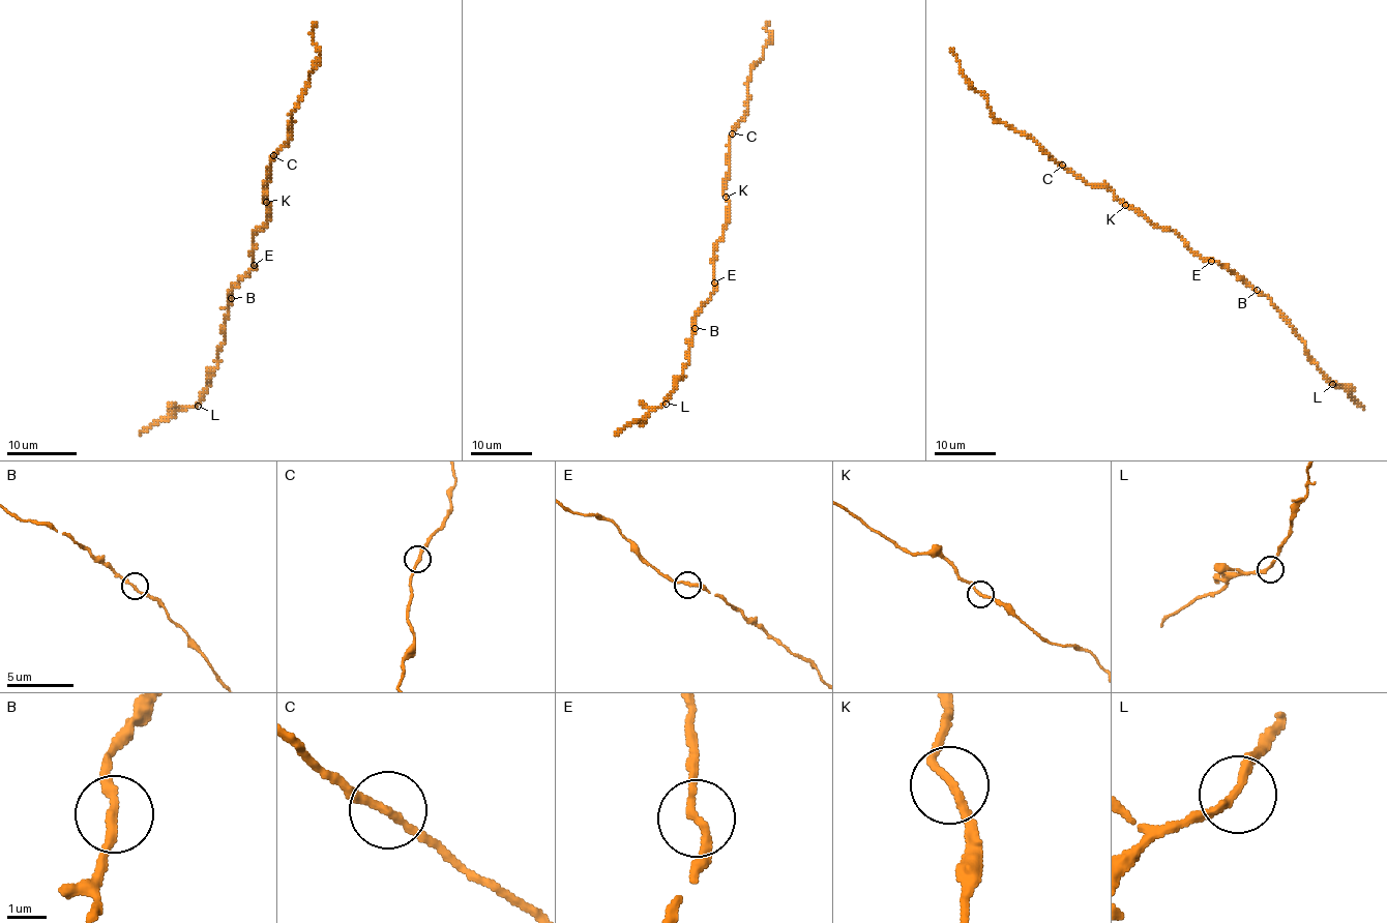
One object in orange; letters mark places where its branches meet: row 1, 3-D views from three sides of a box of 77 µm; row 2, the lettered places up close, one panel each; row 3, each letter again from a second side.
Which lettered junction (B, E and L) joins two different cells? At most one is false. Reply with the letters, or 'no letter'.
no letter

